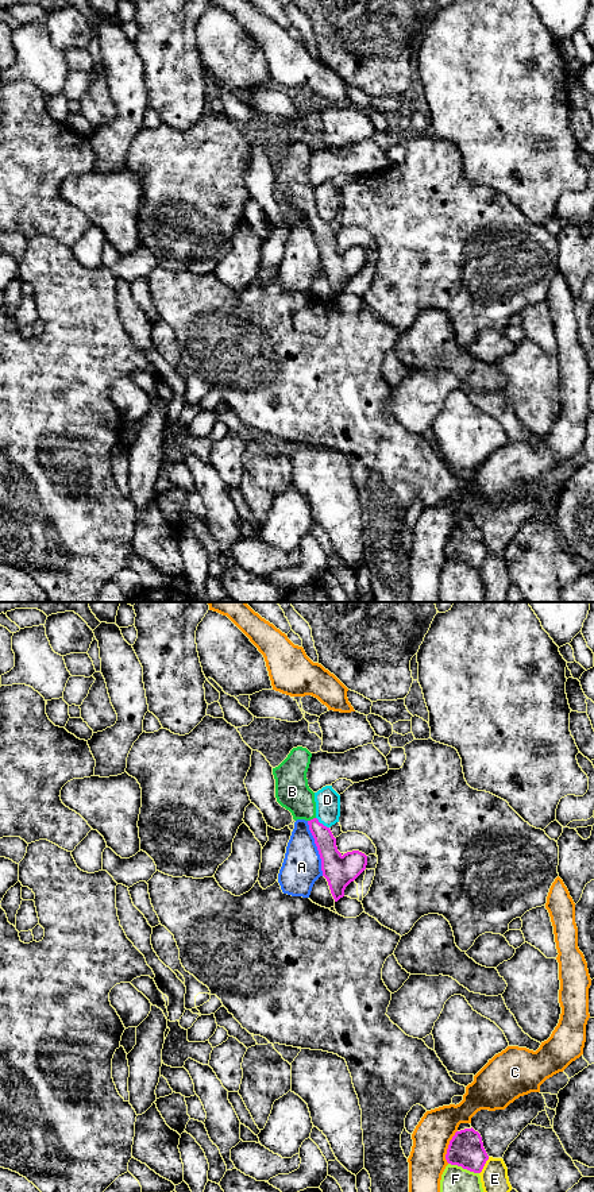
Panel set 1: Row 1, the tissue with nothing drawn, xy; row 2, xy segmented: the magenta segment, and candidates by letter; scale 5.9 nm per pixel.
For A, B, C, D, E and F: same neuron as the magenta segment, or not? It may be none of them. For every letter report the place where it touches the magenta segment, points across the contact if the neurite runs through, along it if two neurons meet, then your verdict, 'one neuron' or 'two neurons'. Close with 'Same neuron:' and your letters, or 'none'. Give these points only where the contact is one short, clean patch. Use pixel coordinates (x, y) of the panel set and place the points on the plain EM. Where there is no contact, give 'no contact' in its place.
A: xy (317, 243) | two neurons
B: xy (311, 215) | across xy (324, 235), (311, 215), (292, 186) | one neuron
C: xy (448, 542) | two neurons
D: xy (321, 219) | along xy (316, 212), (328, 223) | two neurons
E: xy (483, 560) | along xy (489, 552), (479, 569) | two neurons
F: xy (463, 563) | two neurons
Same neuron: B

